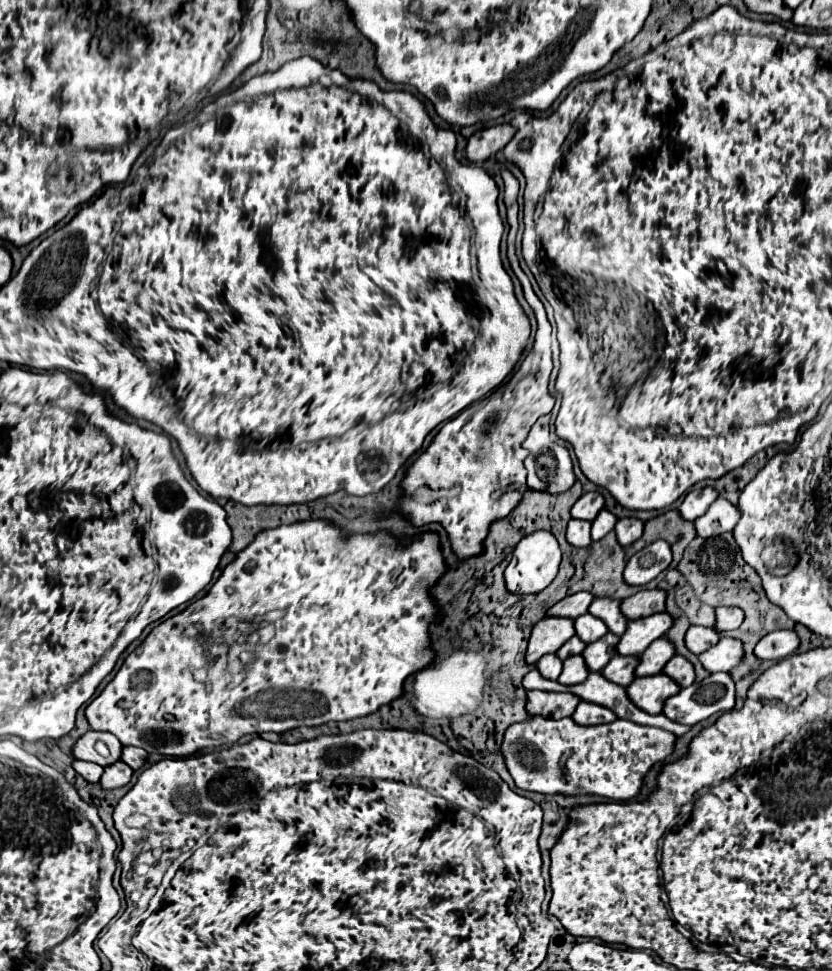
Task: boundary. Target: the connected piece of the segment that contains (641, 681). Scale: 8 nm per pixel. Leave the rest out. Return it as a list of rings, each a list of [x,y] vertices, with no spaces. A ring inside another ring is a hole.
[[[655,674],[655,676],[647,676],[647,678],[635,678],[629,688],[627,694],[633,702],[637,702],[637,706],[649,714],[661,714],[665,700],[671,698],[673,694],[677,694],[681,690],[681,686],[669,678],[667,674]]]

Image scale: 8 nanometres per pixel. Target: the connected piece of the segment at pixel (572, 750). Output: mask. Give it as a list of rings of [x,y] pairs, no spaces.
[[[529,716],[523,722],[515,722],[505,730],[501,754],[505,758],[505,766],[515,780],[517,788],[541,792],[541,794],[567,794],[567,796],[603,796],[609,800],[631,800],[639,796],[643,788],[643,780],[647,772],[657,764],[663,762],[675,750],[675,734],[663,728],[649,728],[635,722],[615,720],[601,726],[577,726],[573,718],[543,718],[543,716]]]

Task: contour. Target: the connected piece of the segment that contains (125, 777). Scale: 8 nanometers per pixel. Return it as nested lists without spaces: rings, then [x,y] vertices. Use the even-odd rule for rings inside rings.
[[[119,760],[119,762],[115,762],[115,764],[111,764],[111,766],[105,768],[99,784],[103,788],[107,788],[107,790],[113,790],[113,788],[129,784],[131,776],[133,776],[133,770],[123,760]]]

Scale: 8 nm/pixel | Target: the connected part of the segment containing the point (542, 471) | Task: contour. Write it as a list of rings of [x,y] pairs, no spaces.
[[[549,414],[533,424],[527,440],[523,442],[523,448],[529,452],[527,458],[525,458],[525,468],[529,472],[527,474],[527,486],[531,490],[545,490],[545,492],[551,492],[551,494],[559,494],[559,492],[569,490],[569,486],[573,486],[575,474],[573,474],[571,456],[569,456],[569,450],[563,444],[559,444],[557,440],[551,438]]]

